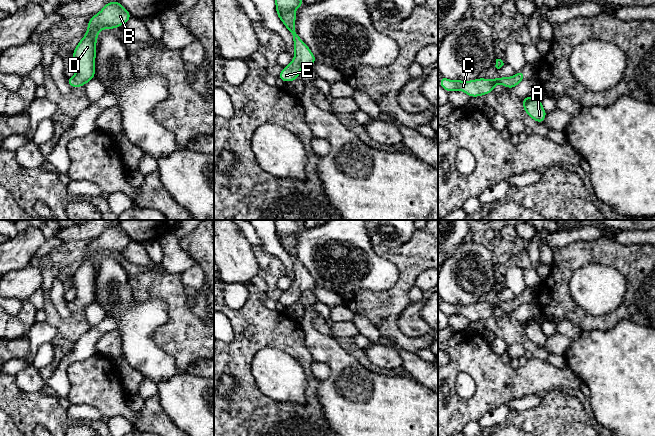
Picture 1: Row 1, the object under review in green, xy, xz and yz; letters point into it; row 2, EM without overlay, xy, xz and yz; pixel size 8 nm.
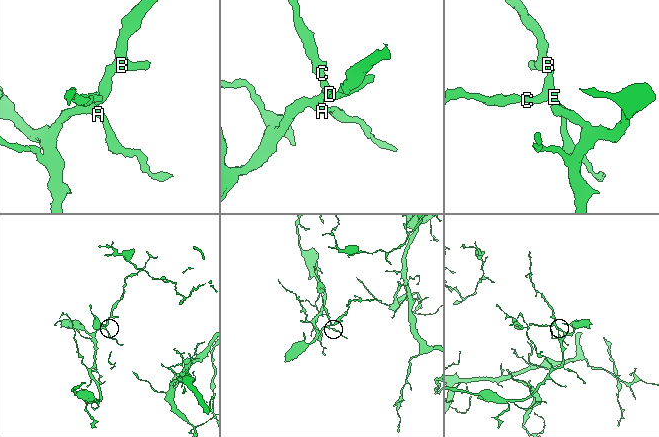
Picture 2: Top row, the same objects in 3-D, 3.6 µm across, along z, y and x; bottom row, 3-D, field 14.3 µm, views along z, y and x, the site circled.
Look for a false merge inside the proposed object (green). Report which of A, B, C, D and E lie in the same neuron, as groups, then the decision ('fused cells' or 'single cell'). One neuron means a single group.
A B C D E; single cell

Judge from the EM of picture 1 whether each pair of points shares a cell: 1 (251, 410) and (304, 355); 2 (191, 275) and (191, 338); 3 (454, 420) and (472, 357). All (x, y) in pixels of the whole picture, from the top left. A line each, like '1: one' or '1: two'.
1: one
2: two
3: one

